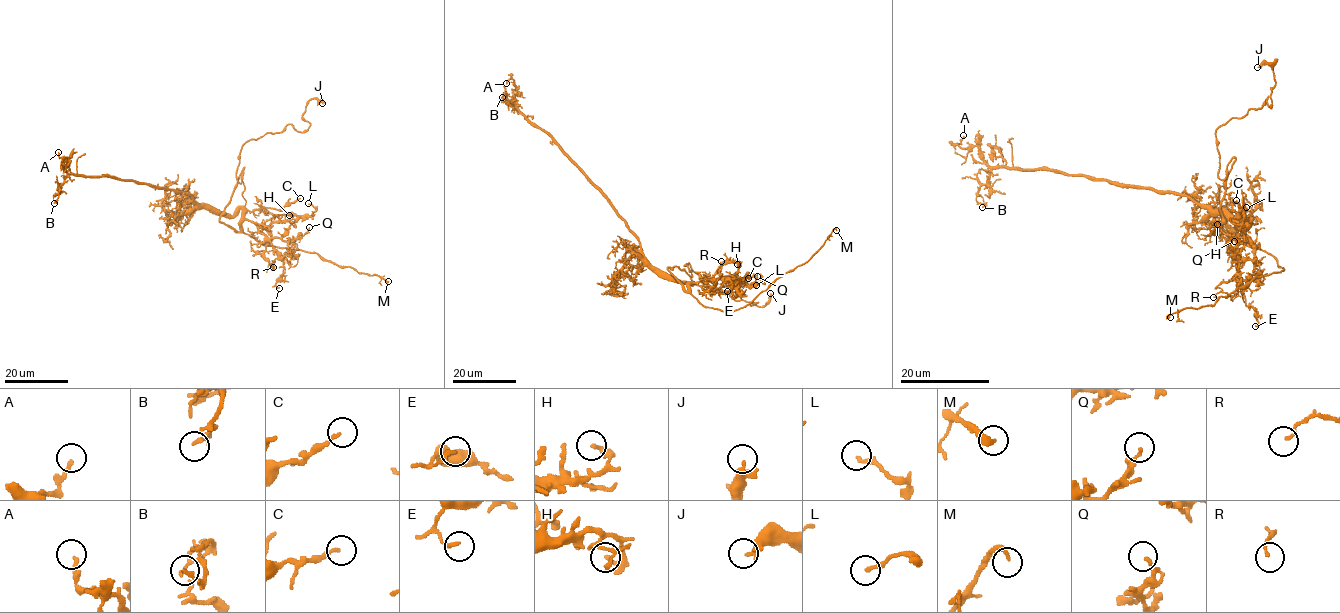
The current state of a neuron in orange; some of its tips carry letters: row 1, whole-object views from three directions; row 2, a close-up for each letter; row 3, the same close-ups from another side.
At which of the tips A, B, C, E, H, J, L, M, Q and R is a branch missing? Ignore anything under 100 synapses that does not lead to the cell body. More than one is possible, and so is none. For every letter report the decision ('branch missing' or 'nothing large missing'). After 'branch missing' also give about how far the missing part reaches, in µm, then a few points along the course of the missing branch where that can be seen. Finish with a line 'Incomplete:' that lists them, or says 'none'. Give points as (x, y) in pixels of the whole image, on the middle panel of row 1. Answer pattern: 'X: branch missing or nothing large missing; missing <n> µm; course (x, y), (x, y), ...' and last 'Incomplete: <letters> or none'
A: nothing large missing
B: nothing large missing
C: nothing large missing
E: nothing large missing
H: nothing large missing
J: nothing large missing
L: nothing large missing
M: branch missing; missing 25 µm; course (836, 230), (836, 239), (809, 287)
Q: nothing large missing
R: nothing large missing
Incomplete: M

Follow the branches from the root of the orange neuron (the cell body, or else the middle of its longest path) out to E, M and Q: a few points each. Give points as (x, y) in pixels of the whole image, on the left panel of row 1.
E: (241, 218), (250, 220), (257, 227), (282, 262), (285, 272), (275, 285), (279, 288)
M: (241, 218), (241, 230), (260, 243), (315, 252), (337, 266), (378, 275), (388, 281)
Q: (241, 218), (250, 220), (269, 238), (286, 241), (299, 239), (309, 227)

